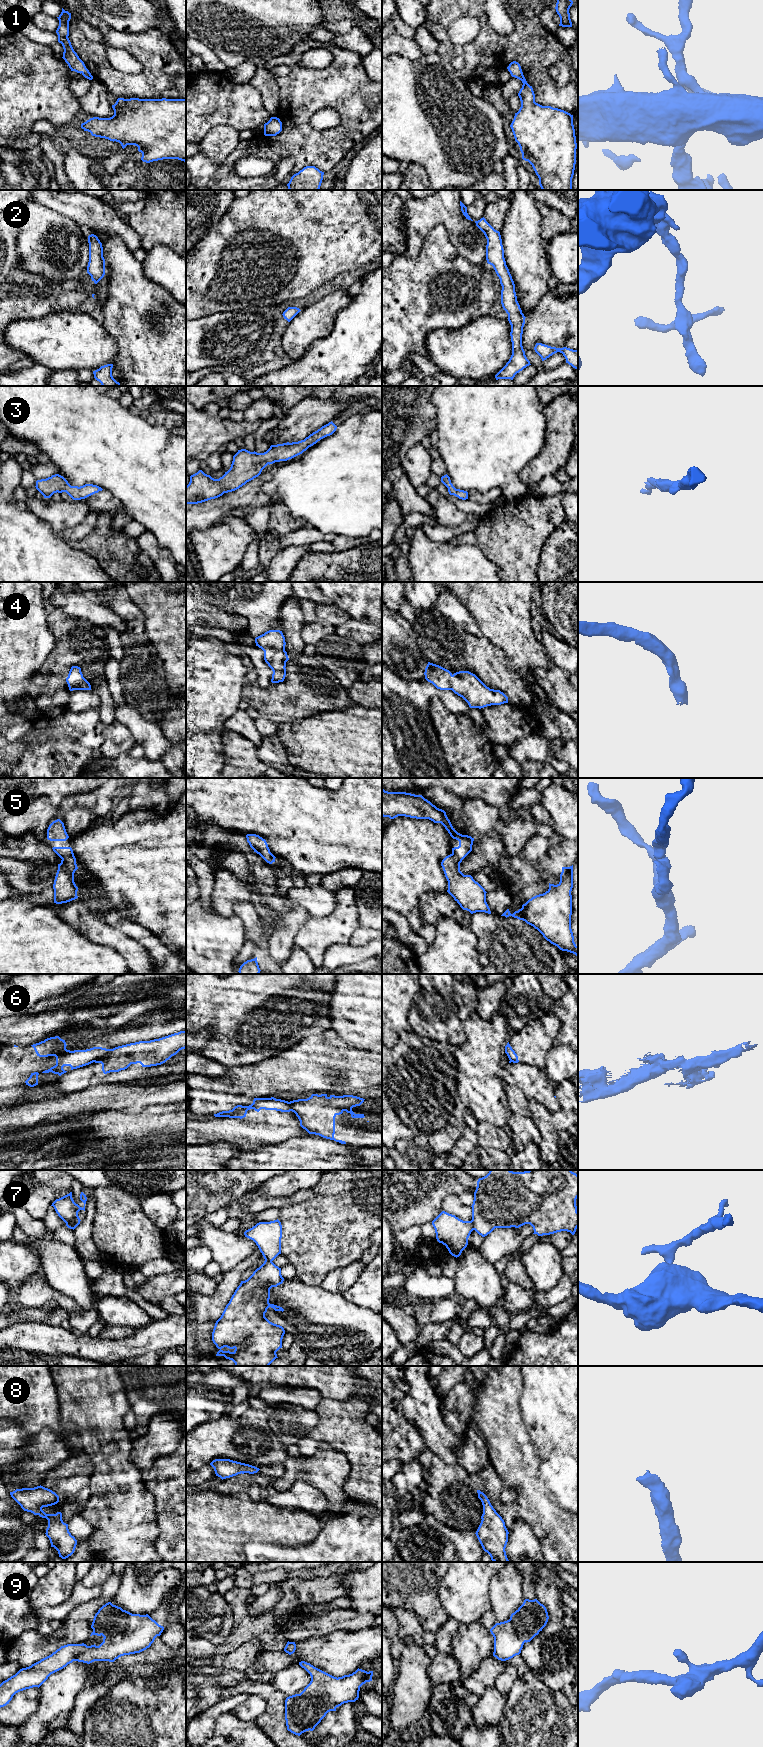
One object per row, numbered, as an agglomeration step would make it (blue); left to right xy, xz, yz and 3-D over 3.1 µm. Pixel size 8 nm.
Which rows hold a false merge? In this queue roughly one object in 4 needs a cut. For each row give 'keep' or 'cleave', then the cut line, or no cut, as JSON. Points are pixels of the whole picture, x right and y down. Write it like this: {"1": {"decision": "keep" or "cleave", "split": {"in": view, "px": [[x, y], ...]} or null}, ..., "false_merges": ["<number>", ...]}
{"1": {"decision": "keep", "split": null}, "2": {"decision": "keep", "split": null}, "3": {"decision": "keep", "split": null}, "4": {"decision": "keep", "split": null}, "5": {"decision": "keep", "split": null}, "6": {"decision": "cleave", "split": {"in": "xy", "px": [[111, 1049], [94, 1061]]}}, "7": {"decision": "cleave", "split": {"in": "yz", "px": [[471, 1220], [473, 1229]]}}, "8": {"decision": "keep", "split": null}, "9": {"decision": "keep", "split": null}, "false_merges": ["6", "7"]}

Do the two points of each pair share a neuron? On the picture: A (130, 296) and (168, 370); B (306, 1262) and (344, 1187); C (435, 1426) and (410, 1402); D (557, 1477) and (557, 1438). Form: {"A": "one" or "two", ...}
{"A": "one", "B": "one", "C": "one", "D": "one"}

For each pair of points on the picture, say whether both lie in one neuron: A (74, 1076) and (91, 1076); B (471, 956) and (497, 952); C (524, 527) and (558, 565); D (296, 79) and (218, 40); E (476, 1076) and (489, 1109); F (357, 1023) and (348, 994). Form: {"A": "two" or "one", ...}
{"A": "one", "B": "two", "C": "two", "D": "two", "E": "one", "F": "one"}

